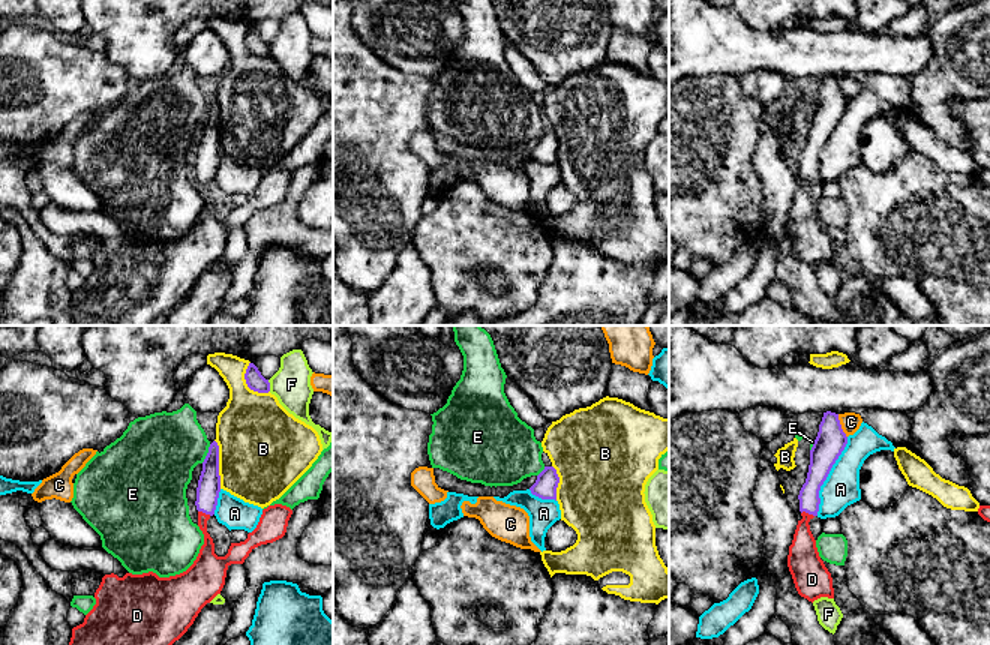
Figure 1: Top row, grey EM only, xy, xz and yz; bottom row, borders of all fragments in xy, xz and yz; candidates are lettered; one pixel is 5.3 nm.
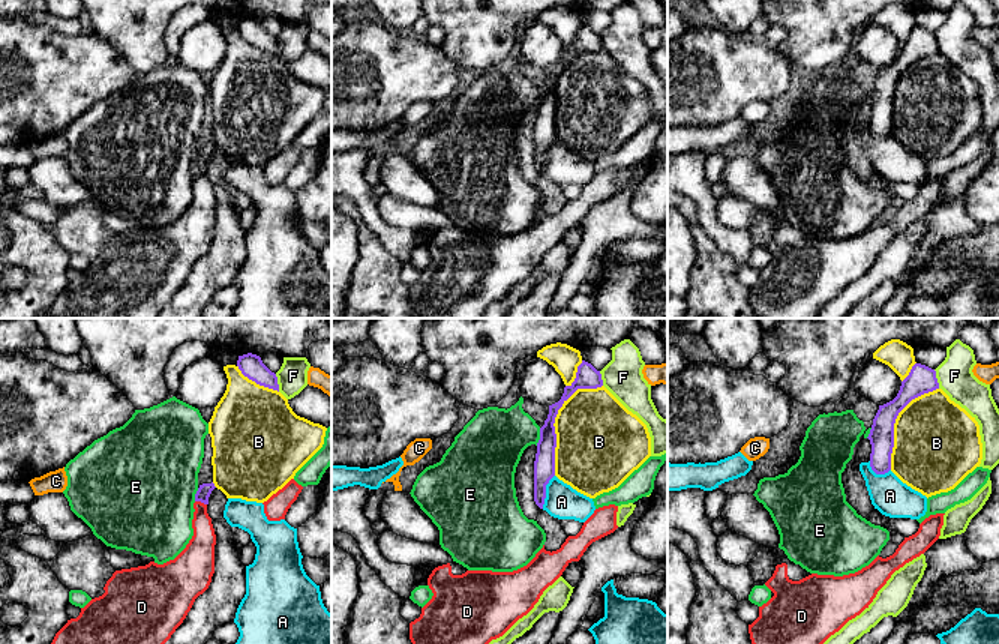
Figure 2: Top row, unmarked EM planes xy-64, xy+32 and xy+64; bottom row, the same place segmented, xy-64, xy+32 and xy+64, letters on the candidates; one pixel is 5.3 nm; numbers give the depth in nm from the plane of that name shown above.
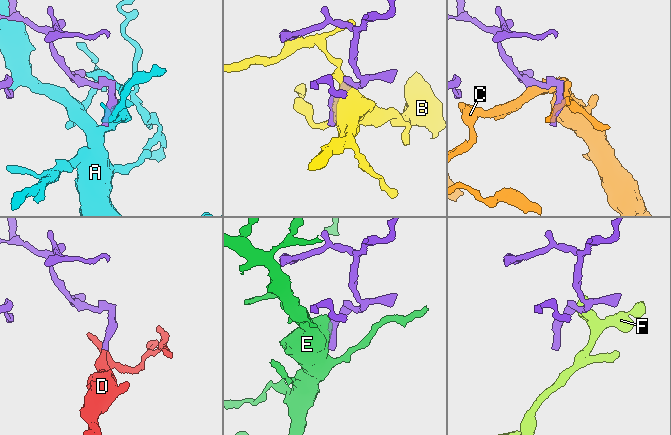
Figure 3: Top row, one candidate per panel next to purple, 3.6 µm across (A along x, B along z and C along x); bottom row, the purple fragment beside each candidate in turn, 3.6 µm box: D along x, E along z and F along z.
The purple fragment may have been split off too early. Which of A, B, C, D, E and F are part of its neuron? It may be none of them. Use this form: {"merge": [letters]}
{"merge": ["D"]}

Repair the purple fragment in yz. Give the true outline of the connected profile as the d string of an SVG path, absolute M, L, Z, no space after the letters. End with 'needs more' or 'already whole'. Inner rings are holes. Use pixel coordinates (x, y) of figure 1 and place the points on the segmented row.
M824 412L818 436L810 450L807 478L798 495L802 519L798 520L788 555L788 567L795 588L801 597L812 603L820 597L834 598L832 578L819 556L808 522L818 516L820 486L846 444L848 436L842 429L838 414Z; needs more

